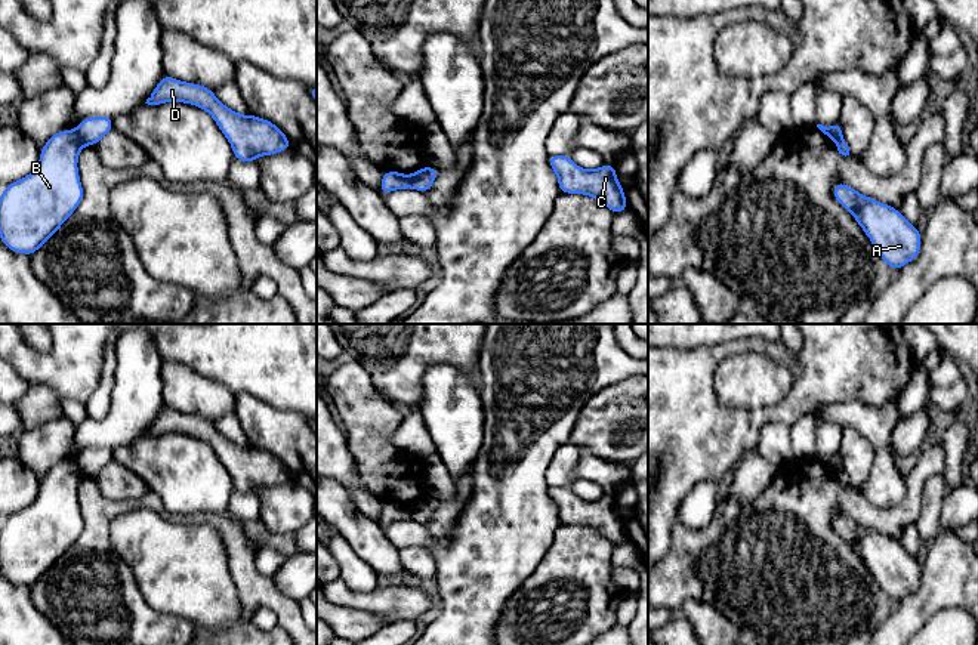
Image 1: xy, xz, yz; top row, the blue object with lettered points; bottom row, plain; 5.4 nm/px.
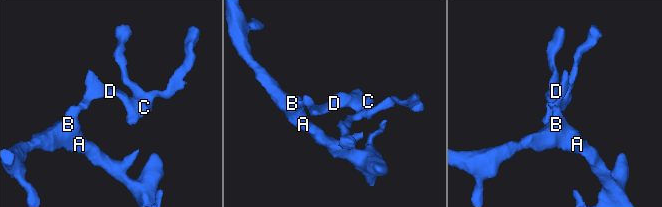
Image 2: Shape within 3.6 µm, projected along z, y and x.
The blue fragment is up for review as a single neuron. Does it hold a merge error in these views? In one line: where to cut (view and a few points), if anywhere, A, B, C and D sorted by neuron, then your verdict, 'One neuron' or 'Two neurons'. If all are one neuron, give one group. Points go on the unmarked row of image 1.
Split along xy (74, 462), (85, 475). Groups: A B / C D. Two neurons

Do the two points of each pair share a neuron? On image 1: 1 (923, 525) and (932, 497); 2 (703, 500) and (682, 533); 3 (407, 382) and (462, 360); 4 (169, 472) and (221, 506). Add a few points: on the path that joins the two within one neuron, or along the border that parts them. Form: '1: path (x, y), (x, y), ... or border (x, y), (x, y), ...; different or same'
1: path (929, 518), (931, 505); same
2: border (716, 506), (702, 528), (679, 522); different
3: path (417, 367), (429, 355), (447, 355); same
4: path (182, 472), (207, 493); same

